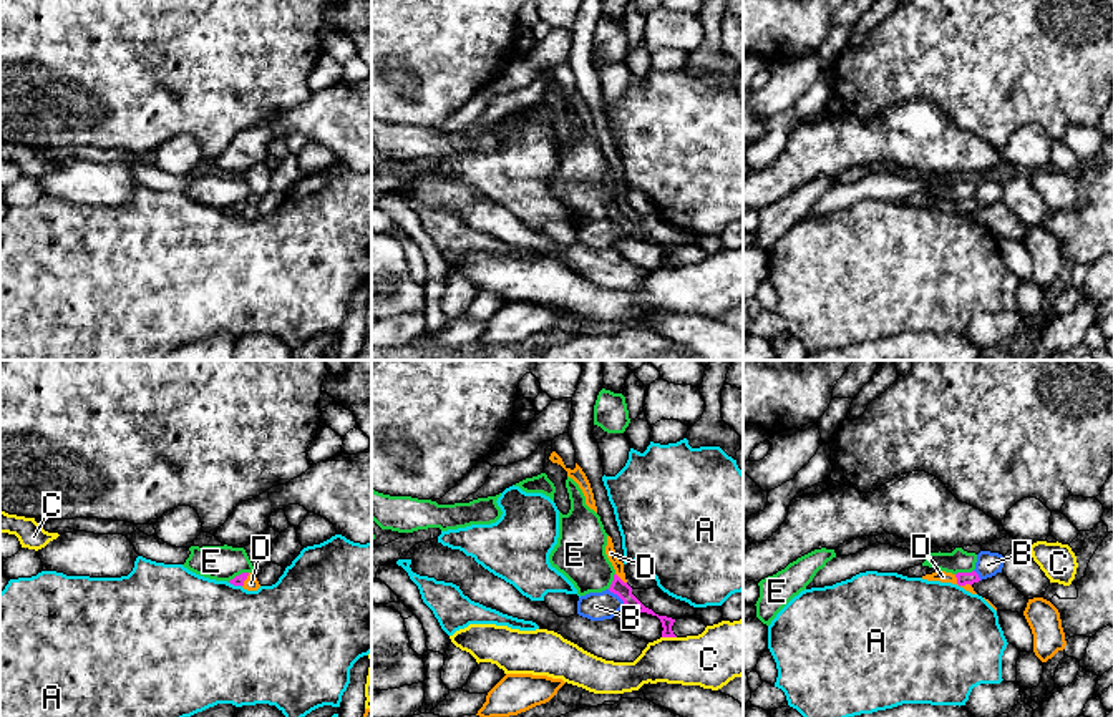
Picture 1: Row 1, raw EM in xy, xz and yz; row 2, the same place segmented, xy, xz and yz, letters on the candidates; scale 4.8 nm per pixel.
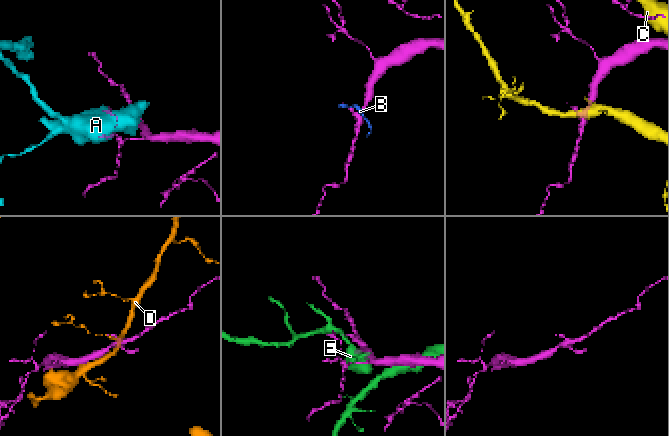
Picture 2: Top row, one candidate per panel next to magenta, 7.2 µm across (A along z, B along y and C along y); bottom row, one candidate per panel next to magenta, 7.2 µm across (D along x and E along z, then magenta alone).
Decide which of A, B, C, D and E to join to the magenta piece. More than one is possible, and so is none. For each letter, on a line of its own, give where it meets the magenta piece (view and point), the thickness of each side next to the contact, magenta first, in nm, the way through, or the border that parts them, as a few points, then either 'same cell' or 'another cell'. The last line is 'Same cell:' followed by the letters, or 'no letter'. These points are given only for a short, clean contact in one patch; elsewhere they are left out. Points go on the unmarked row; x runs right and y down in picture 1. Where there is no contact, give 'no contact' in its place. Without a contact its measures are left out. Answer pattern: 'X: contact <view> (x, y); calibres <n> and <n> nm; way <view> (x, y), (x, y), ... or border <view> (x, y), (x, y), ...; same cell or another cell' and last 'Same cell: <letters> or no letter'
A: contact xy (236, 213); calibres 50 and 500 nm; another cell
B: contact xz (617, 223); calibres 80 and 140 nm; border xz (607, 218), (627, 234); another cell
C: contact xz (669, 264); calibres 70 and 280 nm; another cell
D: contact yz (961, 213); calibres 60 and 60 nm; another cell
E: contact yz (964, 201); calibres 60 and 110 nm; another cell
Same cell: no letter

